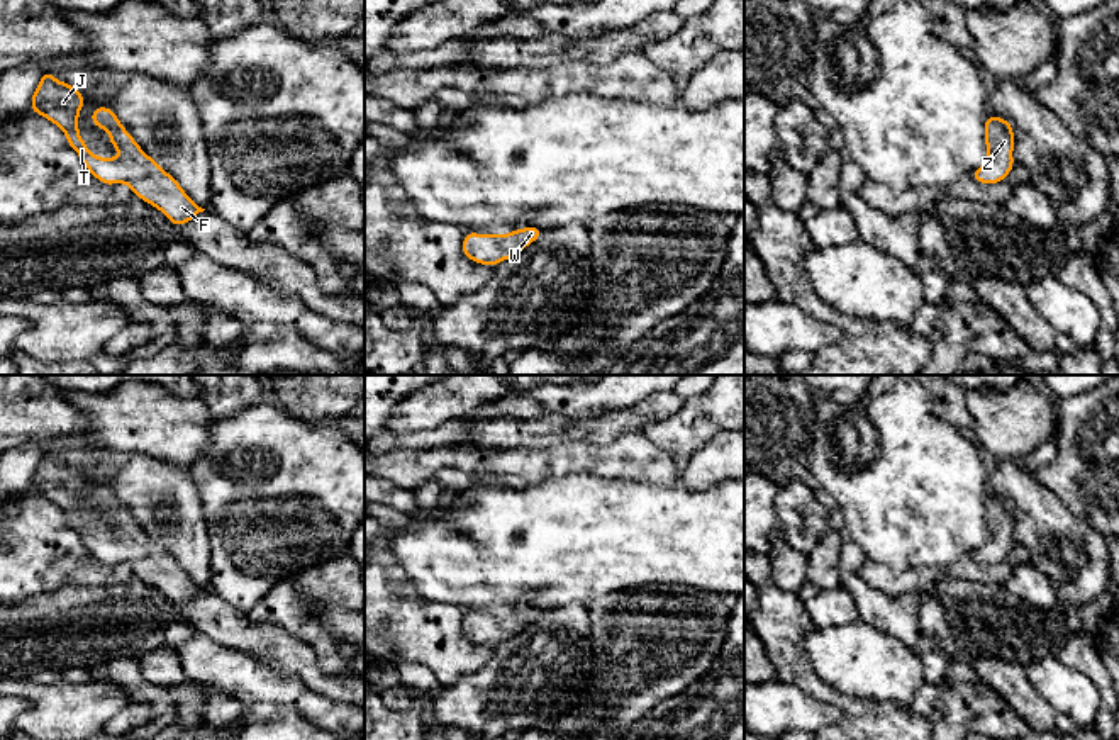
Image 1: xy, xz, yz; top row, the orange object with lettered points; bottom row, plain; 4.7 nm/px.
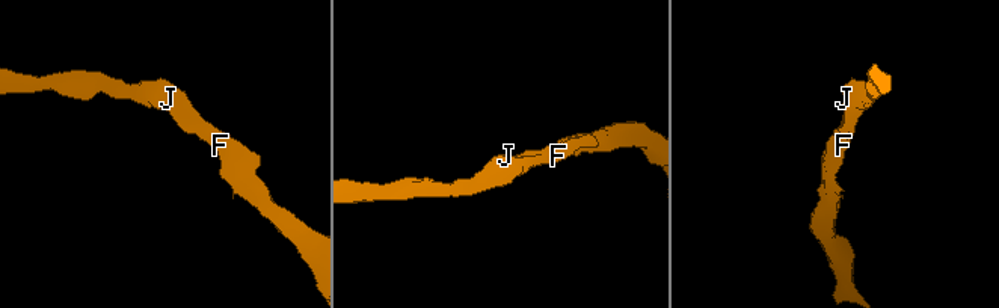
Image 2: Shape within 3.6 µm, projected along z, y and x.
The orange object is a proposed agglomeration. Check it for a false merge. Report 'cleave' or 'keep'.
keep

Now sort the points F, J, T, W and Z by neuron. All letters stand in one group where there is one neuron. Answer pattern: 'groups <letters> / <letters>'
groups F J T W Z

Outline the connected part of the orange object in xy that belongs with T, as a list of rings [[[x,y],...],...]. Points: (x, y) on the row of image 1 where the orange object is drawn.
[[[44,71],[32,95],[31,110],[47,117],[64,131],[68,144],[80,154],[93,177],[105,185],[127,183],[136,197],[158,207],[173,226],[185,224],[205,210],[139,148],[112,109],[93,109],[92,122],[109,132],[112,146],[117,148],[122,158],[98,158],[92,154],[78,132],[78,112],[83,104],[85,98],[76,87],[58,81],[49,71]]]

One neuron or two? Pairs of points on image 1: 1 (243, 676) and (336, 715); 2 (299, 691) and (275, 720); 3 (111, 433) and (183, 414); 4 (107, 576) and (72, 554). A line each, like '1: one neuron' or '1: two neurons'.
1: one neuron
2: two neurons
3: one neuron
4: one neuron

